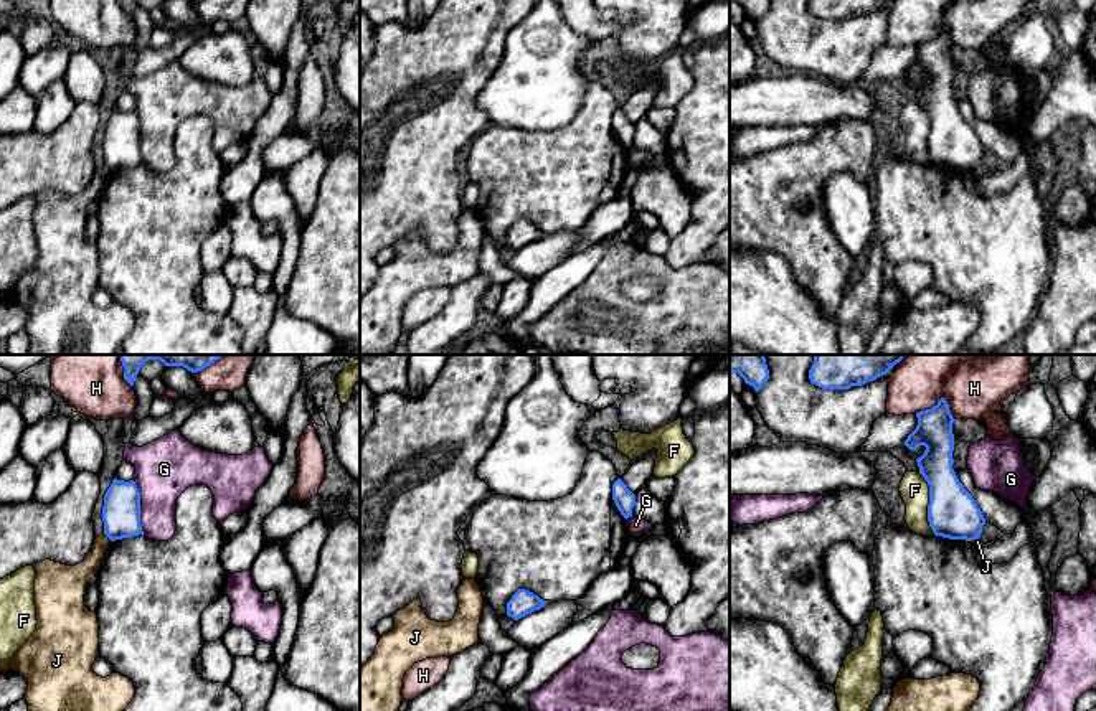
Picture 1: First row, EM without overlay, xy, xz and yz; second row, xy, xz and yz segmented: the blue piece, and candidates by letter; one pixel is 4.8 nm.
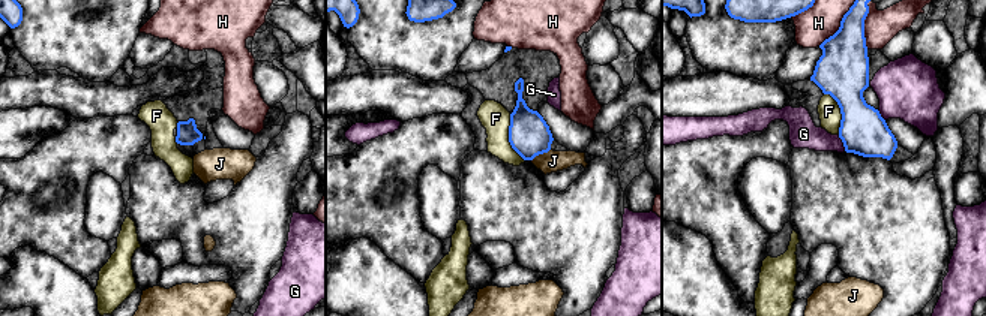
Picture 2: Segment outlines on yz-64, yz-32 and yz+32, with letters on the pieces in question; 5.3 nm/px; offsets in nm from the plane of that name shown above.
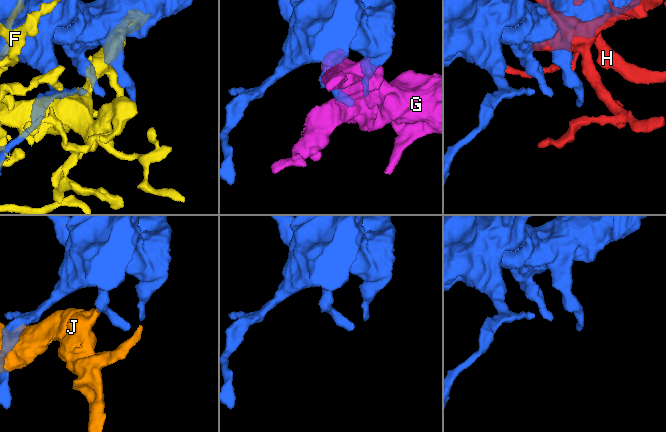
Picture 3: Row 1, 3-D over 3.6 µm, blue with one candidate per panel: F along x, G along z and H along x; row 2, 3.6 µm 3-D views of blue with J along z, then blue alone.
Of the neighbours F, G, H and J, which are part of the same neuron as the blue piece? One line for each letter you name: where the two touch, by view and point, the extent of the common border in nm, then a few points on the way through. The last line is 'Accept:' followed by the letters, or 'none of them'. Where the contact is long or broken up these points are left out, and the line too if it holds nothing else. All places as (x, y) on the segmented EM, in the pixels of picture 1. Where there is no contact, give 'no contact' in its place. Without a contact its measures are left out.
Accept: none of them

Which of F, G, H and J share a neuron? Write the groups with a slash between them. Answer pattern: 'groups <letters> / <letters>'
groups F / G / H / J

